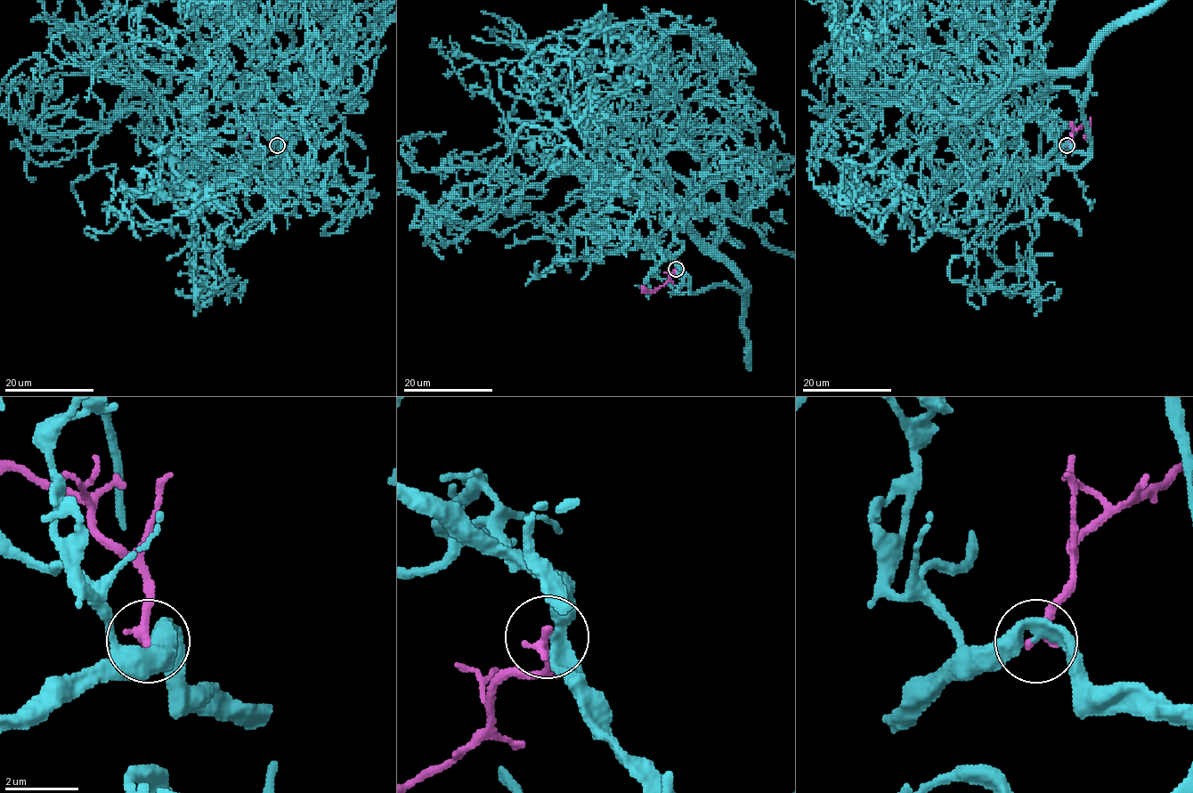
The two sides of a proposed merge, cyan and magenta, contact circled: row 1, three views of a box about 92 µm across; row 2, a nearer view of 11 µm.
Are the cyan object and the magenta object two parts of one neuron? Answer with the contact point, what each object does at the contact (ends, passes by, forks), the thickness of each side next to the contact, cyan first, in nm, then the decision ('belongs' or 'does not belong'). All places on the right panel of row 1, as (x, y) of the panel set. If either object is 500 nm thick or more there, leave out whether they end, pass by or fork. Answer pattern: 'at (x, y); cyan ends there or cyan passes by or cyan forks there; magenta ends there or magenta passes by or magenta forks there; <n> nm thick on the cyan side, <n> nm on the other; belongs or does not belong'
at (1067, 145); cyan passes by; magenta ends there; 320 nm thick on the cyan side, 280 nm on the other; does not belong

